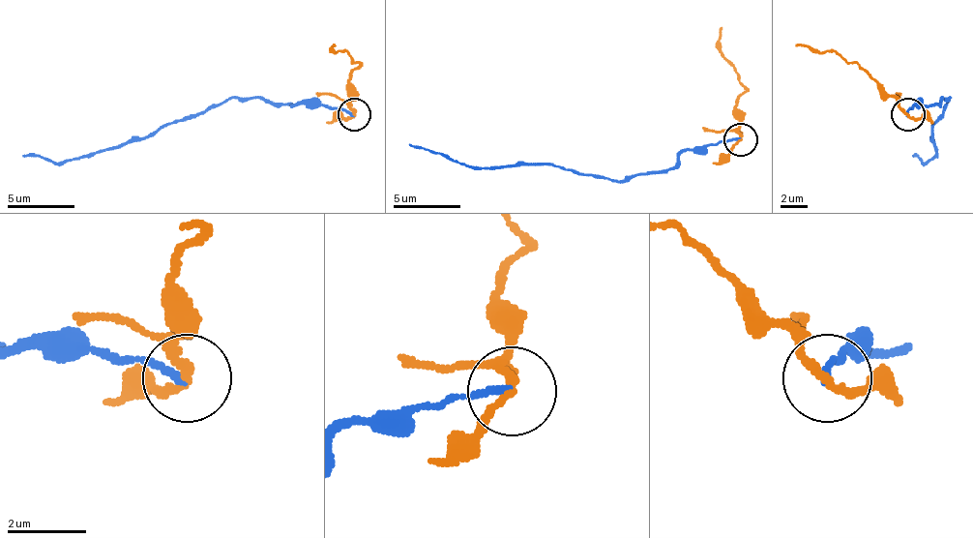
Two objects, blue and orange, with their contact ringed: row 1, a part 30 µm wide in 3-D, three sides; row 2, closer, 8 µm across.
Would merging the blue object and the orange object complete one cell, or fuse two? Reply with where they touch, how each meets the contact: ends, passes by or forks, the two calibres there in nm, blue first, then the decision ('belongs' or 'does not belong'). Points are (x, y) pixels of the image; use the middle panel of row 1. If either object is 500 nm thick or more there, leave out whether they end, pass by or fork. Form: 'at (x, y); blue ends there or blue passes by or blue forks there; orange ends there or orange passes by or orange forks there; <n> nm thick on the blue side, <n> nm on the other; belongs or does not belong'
at (741, 139); blue ends there; orange passes by; 190 nm thick on the blue side, 200 nm on the other; does not belong

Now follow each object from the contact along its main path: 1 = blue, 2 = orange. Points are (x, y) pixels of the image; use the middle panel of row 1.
1: (740, 140), (690, 147), (666, 170), (616, 180), (555, 164), (479, 167), (448, 161), (408, 143)
2: (740, 140), (736, 97), (743, 86), (720, 49), (720, 26)

